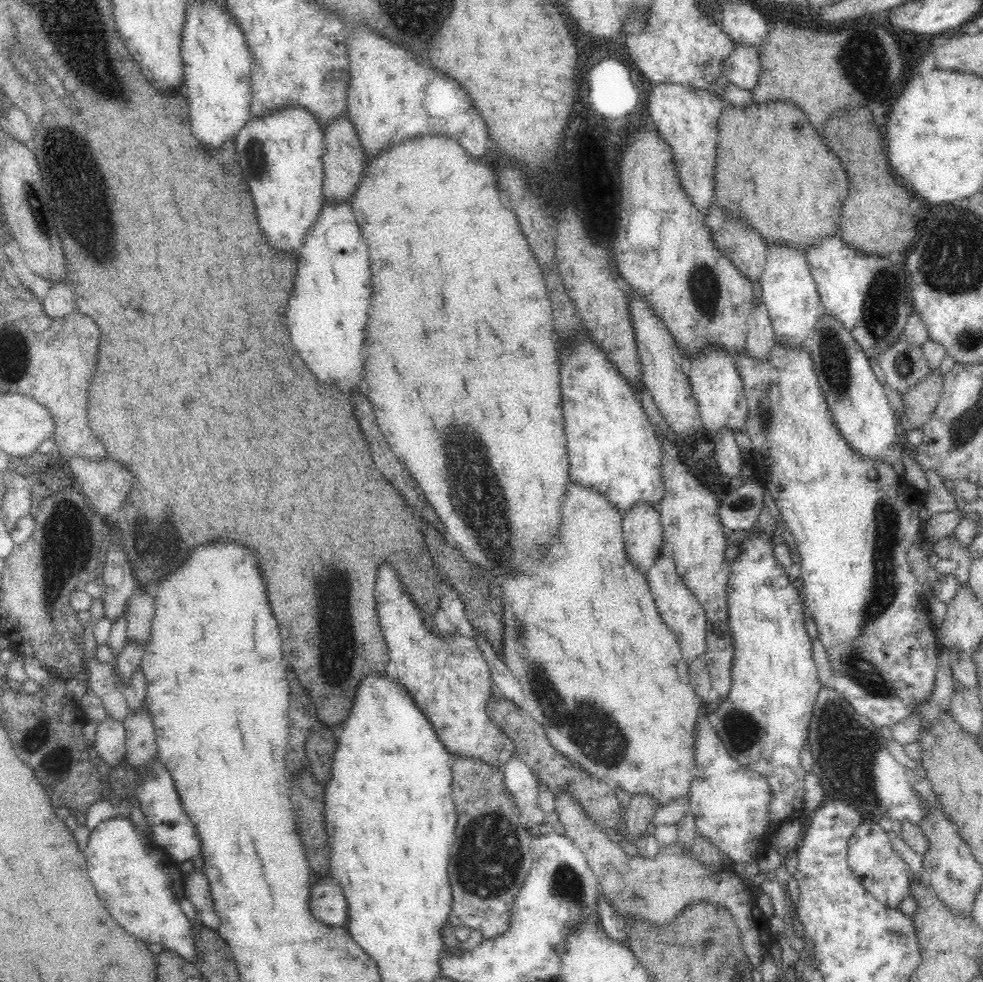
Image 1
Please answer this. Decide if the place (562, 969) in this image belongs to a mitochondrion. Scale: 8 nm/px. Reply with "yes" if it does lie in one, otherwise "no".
no

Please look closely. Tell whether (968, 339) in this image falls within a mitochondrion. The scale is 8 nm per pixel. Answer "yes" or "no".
yes

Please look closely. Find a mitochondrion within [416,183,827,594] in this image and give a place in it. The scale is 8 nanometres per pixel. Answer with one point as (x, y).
(486, 515)

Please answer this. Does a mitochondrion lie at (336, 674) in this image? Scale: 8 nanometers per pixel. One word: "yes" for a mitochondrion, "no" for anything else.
no

